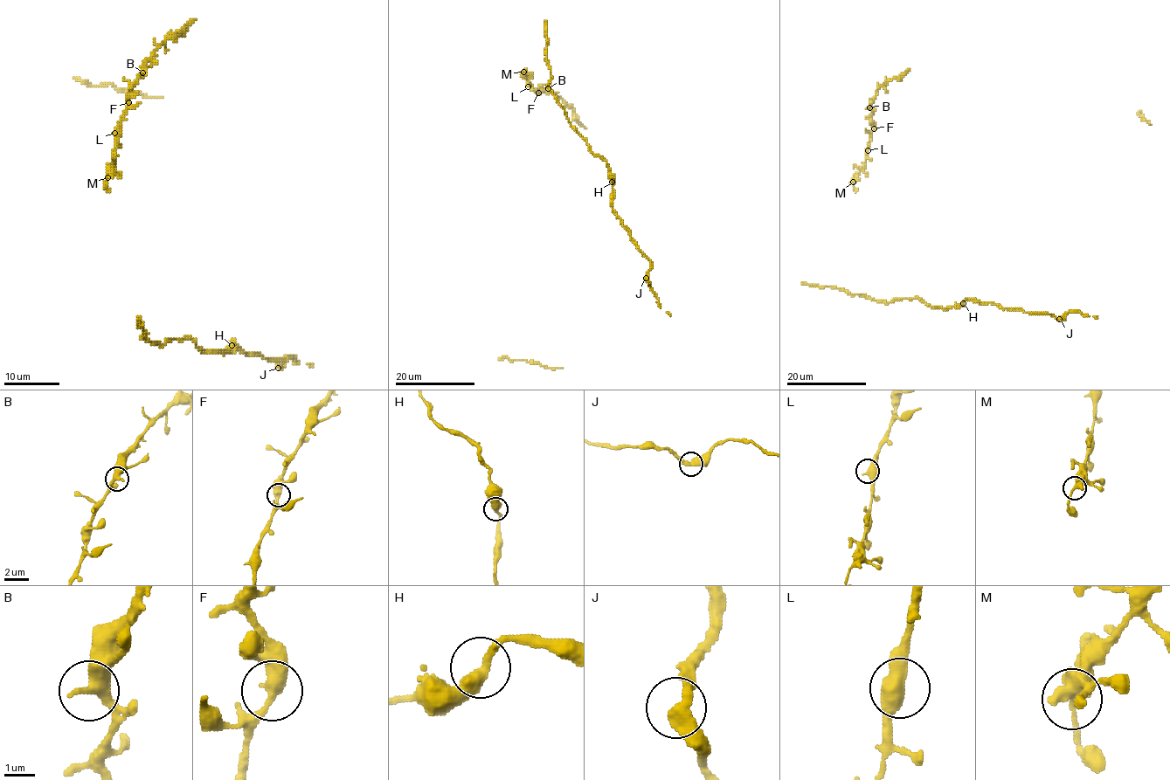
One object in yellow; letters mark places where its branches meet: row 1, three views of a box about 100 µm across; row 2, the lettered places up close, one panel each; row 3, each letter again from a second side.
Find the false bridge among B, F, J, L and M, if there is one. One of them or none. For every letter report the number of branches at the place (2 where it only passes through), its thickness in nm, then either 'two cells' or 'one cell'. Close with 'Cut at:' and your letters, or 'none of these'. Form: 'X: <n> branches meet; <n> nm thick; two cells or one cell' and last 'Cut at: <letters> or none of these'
B: 2 branches meet; 440 nm thick; one cell
F: 2 branches meet; 440 nm thick; one cell
J: 2 branches meet; 460 nm thick; one cell
L: 2 branches meet; 500 nm thick; one cell
M: 2 branches meet; 440 nm thick; one cell
Cut at: none of these

